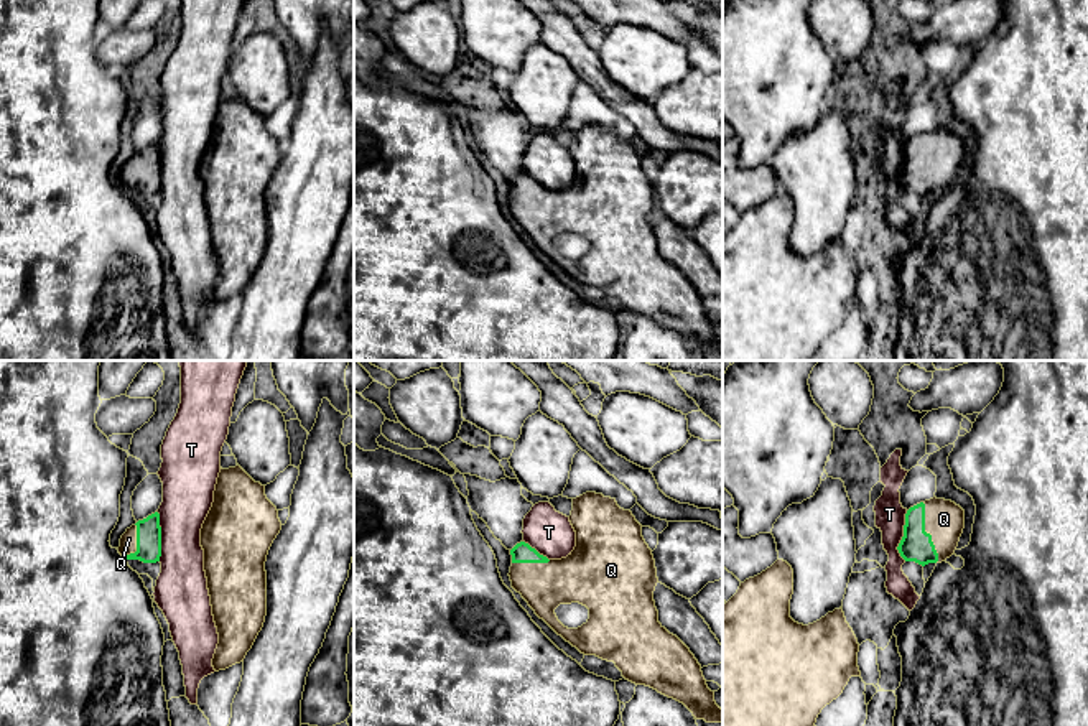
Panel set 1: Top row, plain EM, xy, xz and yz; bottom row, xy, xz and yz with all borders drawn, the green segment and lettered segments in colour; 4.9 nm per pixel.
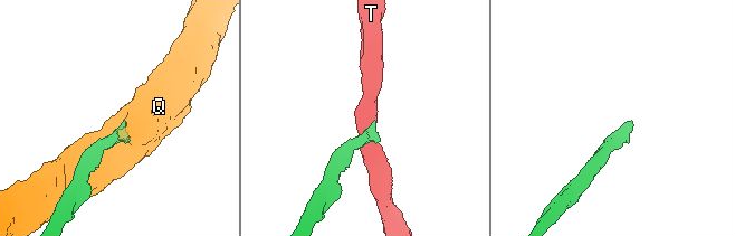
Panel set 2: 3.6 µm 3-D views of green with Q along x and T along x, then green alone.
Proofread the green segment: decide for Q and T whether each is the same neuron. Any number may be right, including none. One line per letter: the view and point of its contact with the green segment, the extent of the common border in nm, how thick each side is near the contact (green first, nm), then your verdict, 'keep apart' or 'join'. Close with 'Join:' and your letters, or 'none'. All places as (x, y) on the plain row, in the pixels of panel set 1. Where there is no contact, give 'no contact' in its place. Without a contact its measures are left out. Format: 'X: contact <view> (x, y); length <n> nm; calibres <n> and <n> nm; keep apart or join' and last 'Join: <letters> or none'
Q: contact yz (925, 163); length 300 nm; calibres 160 and 190 nm; join
T: contact yz (904, 167); length 240 nm; calibres 160 and 140 nm; keep apart
Join: Q

